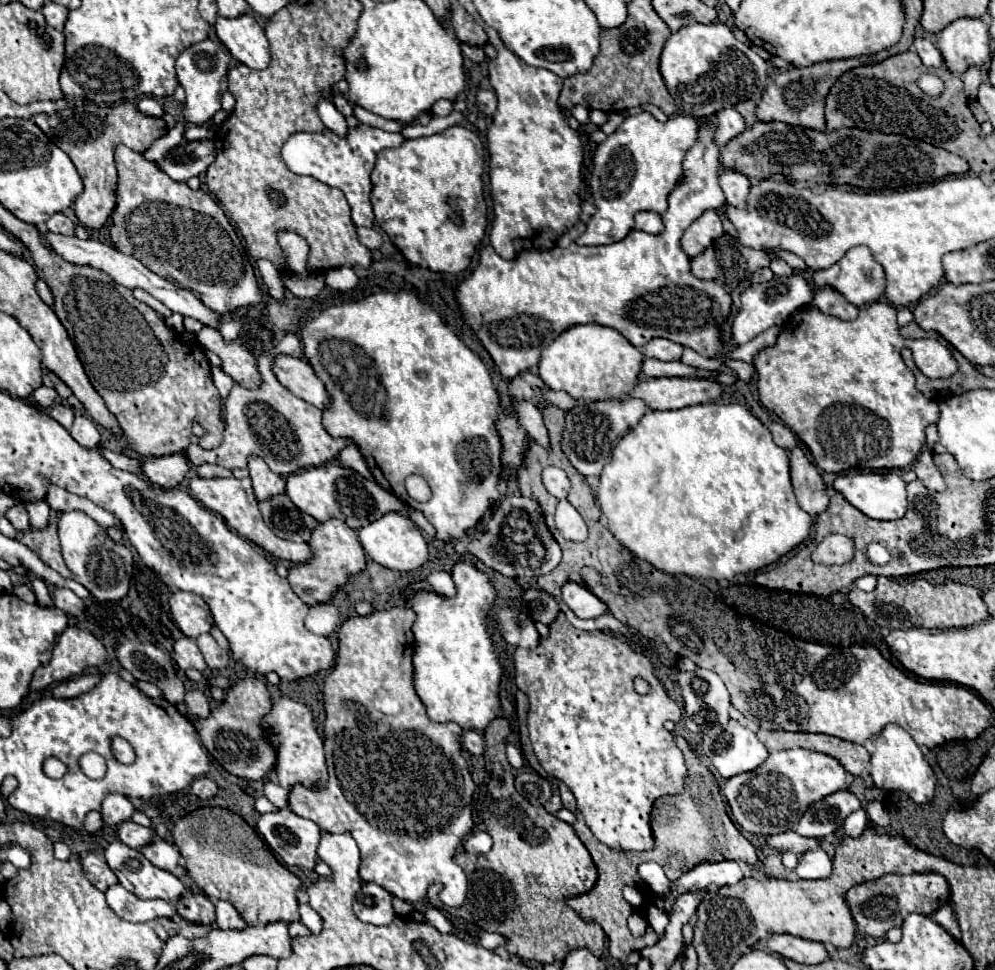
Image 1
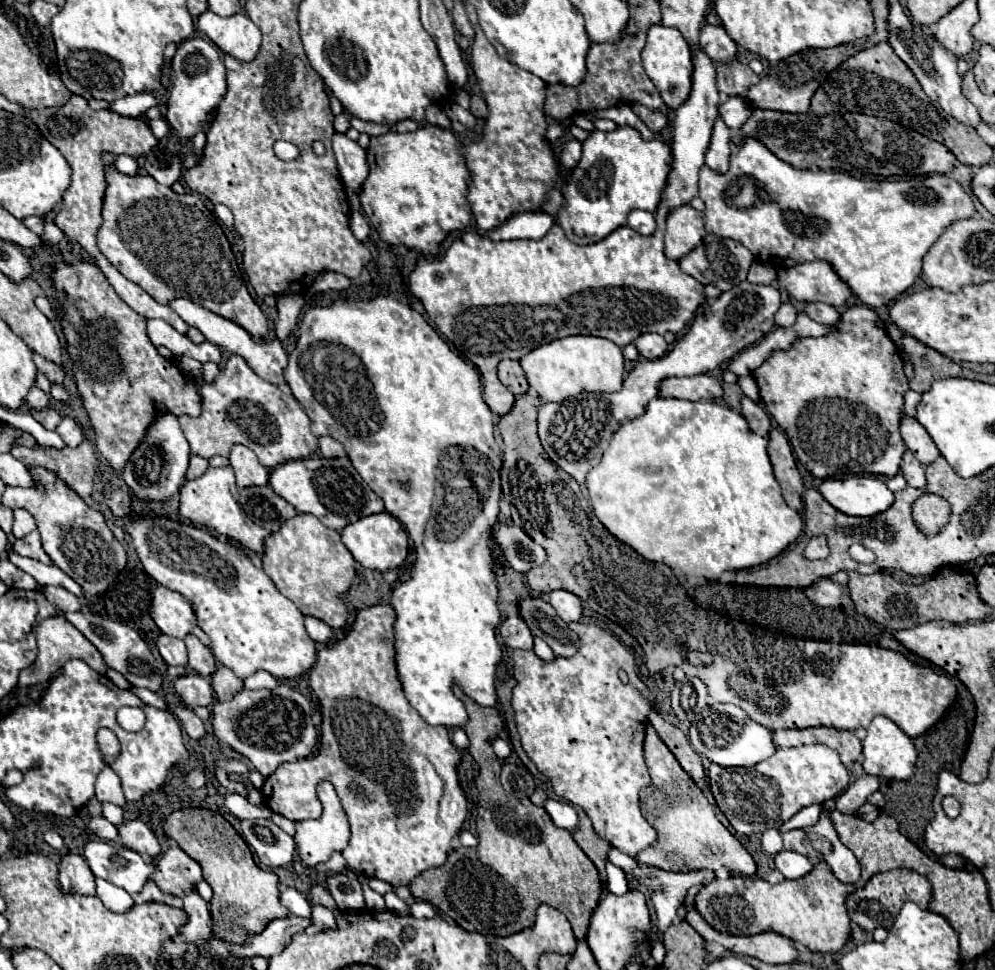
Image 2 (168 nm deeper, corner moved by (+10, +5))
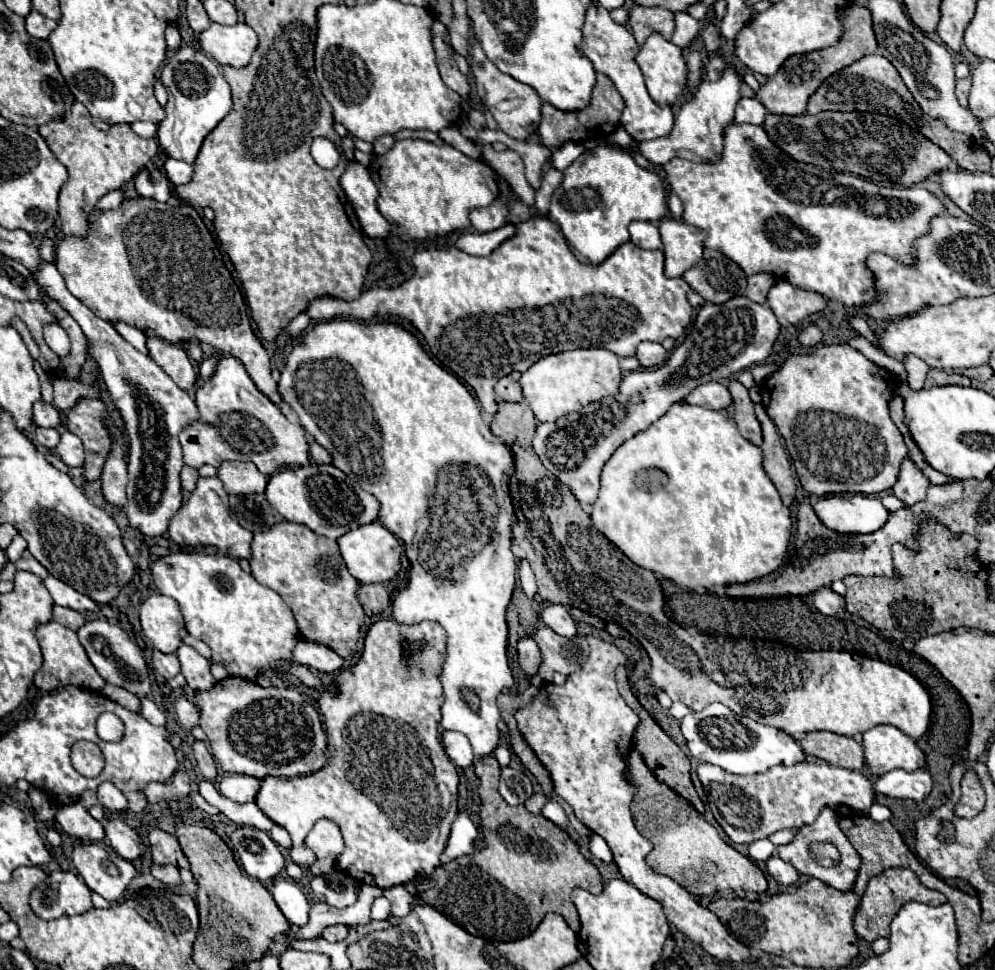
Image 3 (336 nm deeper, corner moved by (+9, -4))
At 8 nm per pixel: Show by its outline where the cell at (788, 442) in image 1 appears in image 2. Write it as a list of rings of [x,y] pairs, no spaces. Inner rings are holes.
[[[743,398],[741,400],[741,414],[745,416],[749,428],[755,434],[759,434],[763,438],[769,436],[769,432],[771,432],[771,418],[769,418],[769,414],[765,412],[765,408],[761,404],[757,404],[757,402],[749,400],[749,398]]]

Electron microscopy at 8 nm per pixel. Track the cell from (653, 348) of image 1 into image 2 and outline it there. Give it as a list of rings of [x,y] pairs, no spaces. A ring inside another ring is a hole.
[[[641,334],[633,344],[637,346],[639,354],[647,360],[657,360],[667,354],[667,342],[659,334]]]

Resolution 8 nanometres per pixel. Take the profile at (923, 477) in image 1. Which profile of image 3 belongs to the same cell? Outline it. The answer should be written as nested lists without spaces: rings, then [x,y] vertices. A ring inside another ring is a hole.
[[[906,457],[902,461],[900,475],[898,475],[896,485],[892,487],[892,493],[904,503],[904,507],[912,507],[914,503],[926,497],[928,487],[930,487],[930,481],[924,477],[918,465],[910,457]]]

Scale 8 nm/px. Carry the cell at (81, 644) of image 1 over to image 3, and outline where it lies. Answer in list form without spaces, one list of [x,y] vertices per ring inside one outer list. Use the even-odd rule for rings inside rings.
[[[48,621],[36,629],[36,639],[38,639],[42,655],[44,655],[44,665],[34,677],[36,687],[40,687],[44,691],[56,691],[64,685],[82,685],[84,689],[102,689],[104,687],[106,681],[98,675],[94,665],[86,657],[86,651],[78,641],[76,631],[64,627],[58,621]]]

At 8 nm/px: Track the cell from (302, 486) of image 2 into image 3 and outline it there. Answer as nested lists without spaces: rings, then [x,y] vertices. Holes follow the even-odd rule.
[[[312,463],[306,467],[282,469],[270,477],[264,495],[286,521],[306,525],[314,533],[330,539],[338,539],[360,525],[376,521],[380,509],[380,503],[370,493],[366,493],[358,481],[350,479],[334,465]]]

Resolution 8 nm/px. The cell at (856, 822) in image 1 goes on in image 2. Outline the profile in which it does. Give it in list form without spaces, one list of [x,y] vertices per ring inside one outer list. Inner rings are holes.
[[[863,776],[851,784],[841,796],[837,796],[837,810],[841,814],[857,814],[857,810],[867,802],[867,796],[879,788],[879,778]]]

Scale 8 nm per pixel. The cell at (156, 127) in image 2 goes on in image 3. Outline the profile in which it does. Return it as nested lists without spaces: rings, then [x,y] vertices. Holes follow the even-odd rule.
[[[138,121],[138,123],[132,123],[130,127],[132,127],[132,131],[134,131],[136,135],[146,137],[146,139],[156,135],[156,125],[154,125],[154,123],[142,123],[142,121]]]

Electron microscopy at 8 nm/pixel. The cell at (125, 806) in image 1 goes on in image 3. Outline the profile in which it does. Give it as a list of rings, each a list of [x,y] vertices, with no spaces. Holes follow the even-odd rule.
[[[102,783],[98,787],[98,801],[108,809],[108,811],[124,811],[128,807],[126,795],[114,785],[114,783]]]

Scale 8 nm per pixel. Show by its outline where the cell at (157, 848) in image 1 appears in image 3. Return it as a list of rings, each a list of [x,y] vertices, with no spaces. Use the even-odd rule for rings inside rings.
[[[120,817],[104,821],[104,831],[110,847],[124,859],[132,861],[144,853],[144,843],[134,829],[130,829]]]

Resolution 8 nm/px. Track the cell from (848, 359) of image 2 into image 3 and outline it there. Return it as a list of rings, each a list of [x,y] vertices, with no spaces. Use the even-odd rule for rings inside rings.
[[[818,345],[802,355],[788,355],[782,367],[762,383],[764,407],[784,437],[804,491],[822,497],[832,493],[876,495],[894,487],[902,459],[908,455],[898,427],[888,415],[888,403],[896,395],[900,379],[874,365],[848,345]]]

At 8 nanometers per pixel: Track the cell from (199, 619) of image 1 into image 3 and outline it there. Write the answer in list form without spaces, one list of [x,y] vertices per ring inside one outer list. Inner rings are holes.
[[[154,593],[140,605],[140,625],[152,649],[174,653],[182,643],[182,615],[178,603],[166,595]]]

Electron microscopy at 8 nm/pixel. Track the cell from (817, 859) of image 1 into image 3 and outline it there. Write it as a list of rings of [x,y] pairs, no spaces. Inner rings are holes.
[[[772,855],[772,857],[766,861],[766,867],[768,867],[768,873],[770,873],[780,885],[792,885],[792,883],[798,881],[798,871],[796,871],[790,863],[782,861],[778,855]]]

